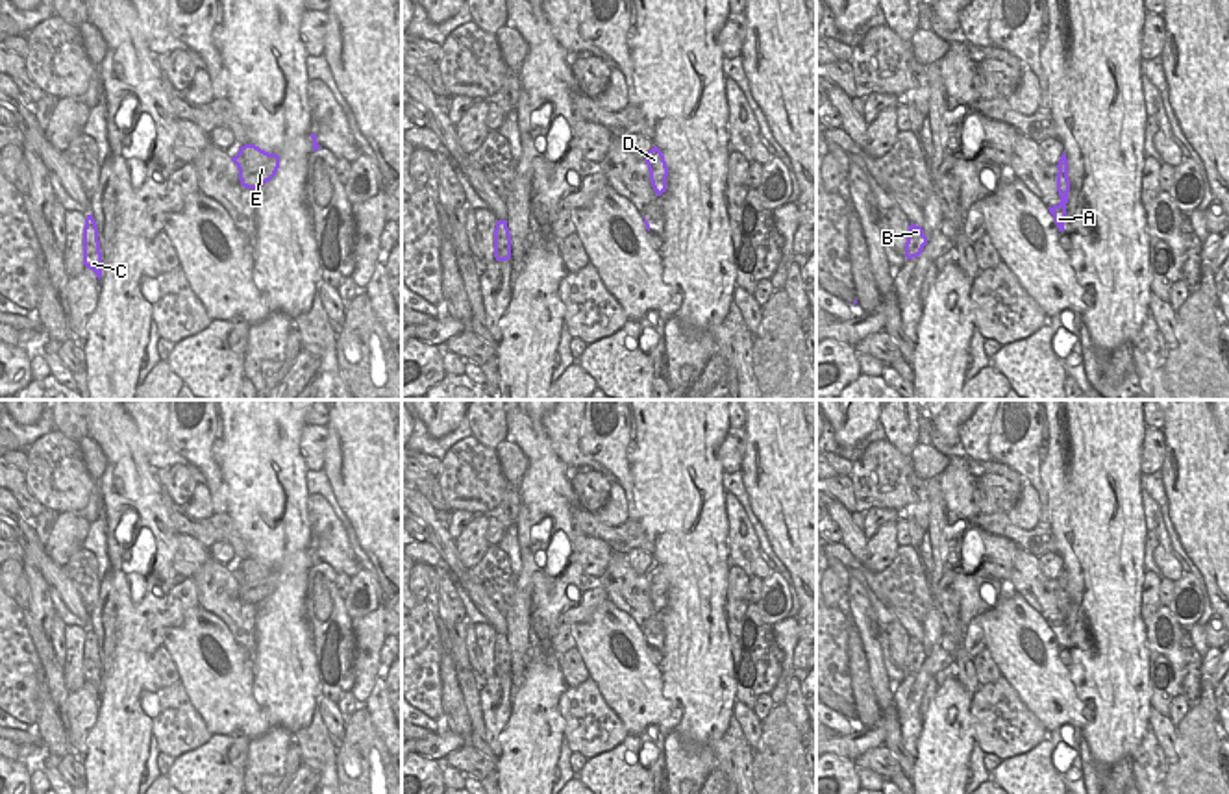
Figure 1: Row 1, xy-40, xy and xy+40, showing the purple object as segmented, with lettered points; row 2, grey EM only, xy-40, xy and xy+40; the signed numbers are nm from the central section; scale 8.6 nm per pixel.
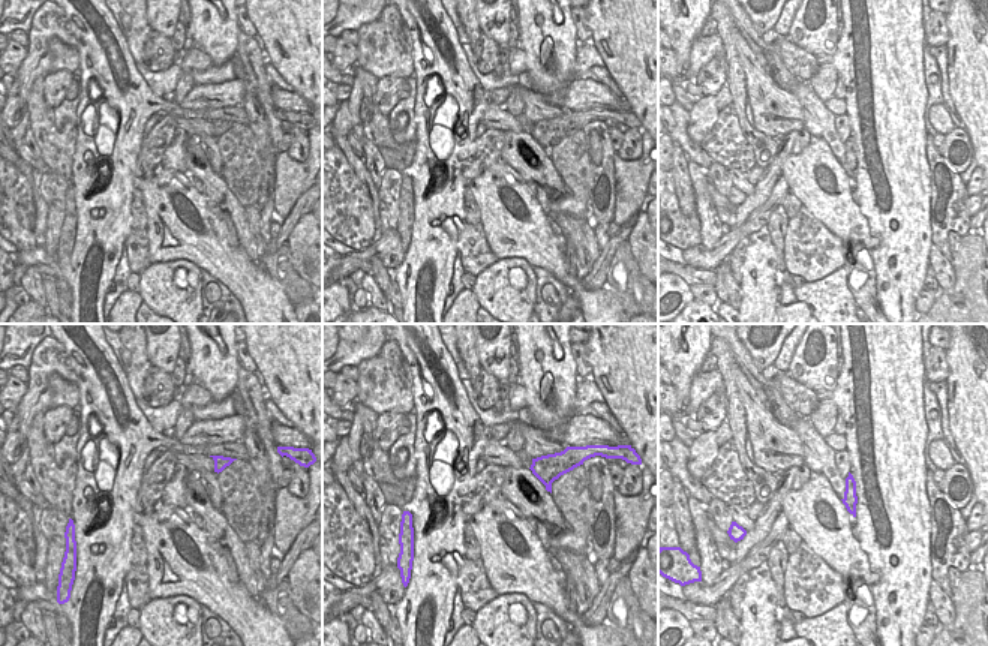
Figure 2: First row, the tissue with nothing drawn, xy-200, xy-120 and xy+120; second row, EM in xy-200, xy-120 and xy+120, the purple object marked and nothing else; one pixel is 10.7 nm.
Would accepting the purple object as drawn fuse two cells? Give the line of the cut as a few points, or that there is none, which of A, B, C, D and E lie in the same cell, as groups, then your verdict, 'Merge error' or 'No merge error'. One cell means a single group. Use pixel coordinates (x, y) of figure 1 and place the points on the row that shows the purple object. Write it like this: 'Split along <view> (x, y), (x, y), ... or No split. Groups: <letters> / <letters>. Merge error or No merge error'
No split. Groups: A B C D E. No merge error.

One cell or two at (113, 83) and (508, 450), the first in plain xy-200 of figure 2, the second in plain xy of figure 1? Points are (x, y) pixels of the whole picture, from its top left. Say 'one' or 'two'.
two

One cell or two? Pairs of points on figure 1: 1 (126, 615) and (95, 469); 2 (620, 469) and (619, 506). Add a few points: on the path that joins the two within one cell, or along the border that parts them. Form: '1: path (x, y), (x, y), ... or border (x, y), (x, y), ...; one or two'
1: border (87, 437), (106, 459), (99, 482); two
2: border (617, 483), (624, 495), (628, 519); two

